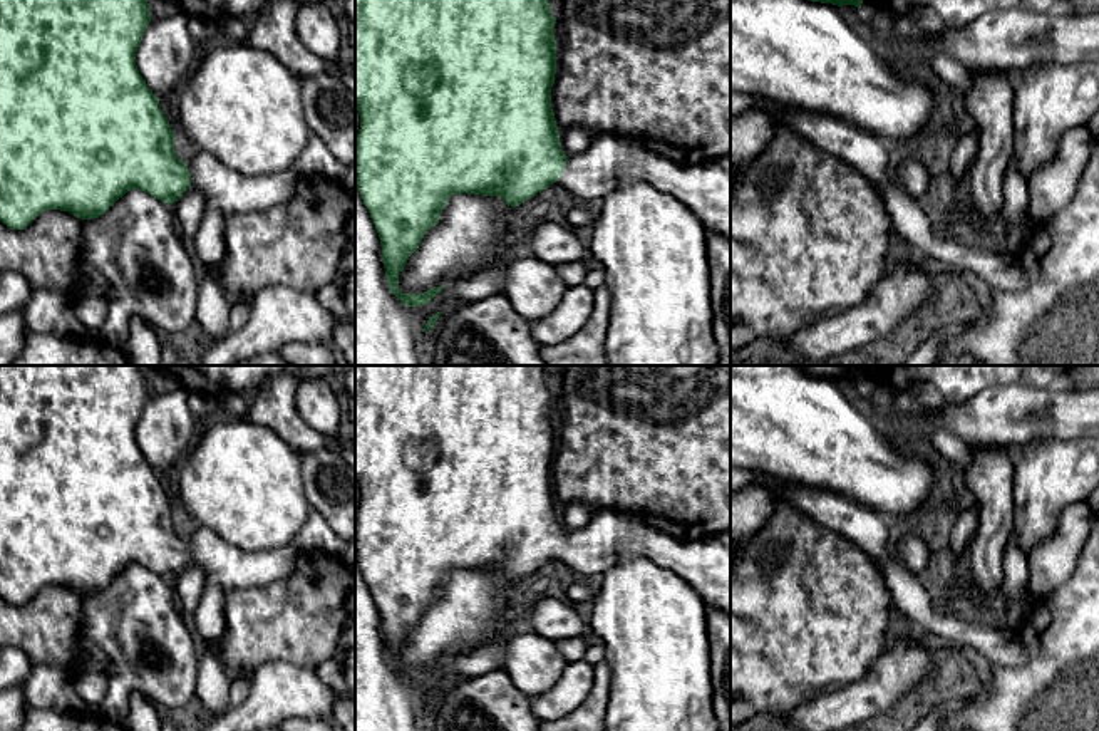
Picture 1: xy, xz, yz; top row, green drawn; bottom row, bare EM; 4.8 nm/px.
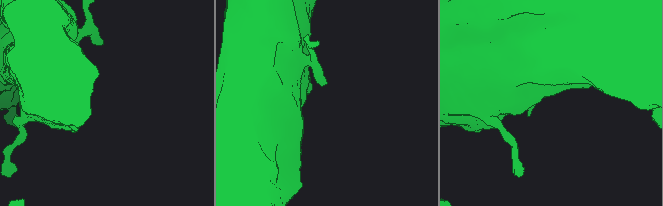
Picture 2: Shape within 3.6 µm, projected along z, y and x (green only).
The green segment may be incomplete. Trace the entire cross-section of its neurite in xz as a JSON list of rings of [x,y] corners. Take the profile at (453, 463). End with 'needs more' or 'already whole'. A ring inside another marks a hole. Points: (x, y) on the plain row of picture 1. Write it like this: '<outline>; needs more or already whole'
[[[355,366],[357,563],[380,614],[389,664],[405,682],[426,681],[446,662],[402,669],[399,651],[452,570],[499,572],[516,583],[558,558],[575,573],[600,578],[623,557],[647,557],[687,580],[707,605],[730,615],[730,547],[719,535],[677,540],[610,510],[596,511],[581,530],[565,530],[551,483],[555,399],[544,366]]]; needs more

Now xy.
[[[0,366],[0,597],[23,605],[49,585],[90,595],[131,565],[173,580],[188,563],[198,563],[206,580],[189,617],[199,644],[194,708],[208,719],[230,709],[230,681],[218,656],[226,594],[292,575],[305,552],[343,558],[348,542],[315,510],[295,540],[278,550],[241,550],[204,525],[183,538],[159,474],[136,441],[149,397],[144,366]]]; needs more

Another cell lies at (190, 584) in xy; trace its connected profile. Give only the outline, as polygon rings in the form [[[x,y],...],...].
[[[188,563],[183,572],[173,578],[178,605],[184,617],[191,617],[204,590],[204,572],[198,563]]]

